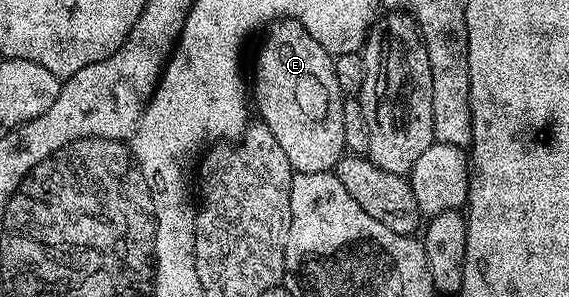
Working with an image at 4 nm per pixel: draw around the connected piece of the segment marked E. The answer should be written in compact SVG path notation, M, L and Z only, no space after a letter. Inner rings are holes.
M281 18L267 27L268 35L264 38L264 43L260 46L260 51L256 54L256 79L251 79L250 94L254 99L254 110L260 113L259 121L268 126L270 132L274 134L274 138L278 140L279 147L286 154L286 158L292 165L293 171L297 174L305 174L306 172L332 172L335 171L336 165L339 164L341 158L345 157L344 148L344 129L342 128L342 116L344 115L345 95L340 93L340 85L338 84L338 76L336 75L336 64L333 55L326 52L326 48L322 48L322 44L318 44L318 40L314 40L314 36L310 36L308 29L298 21L297 18Z

